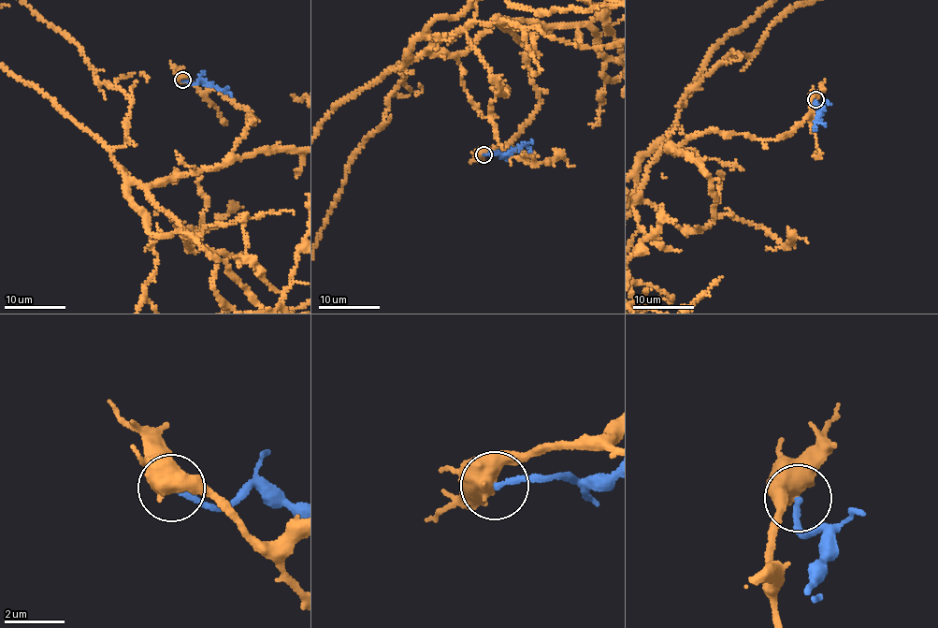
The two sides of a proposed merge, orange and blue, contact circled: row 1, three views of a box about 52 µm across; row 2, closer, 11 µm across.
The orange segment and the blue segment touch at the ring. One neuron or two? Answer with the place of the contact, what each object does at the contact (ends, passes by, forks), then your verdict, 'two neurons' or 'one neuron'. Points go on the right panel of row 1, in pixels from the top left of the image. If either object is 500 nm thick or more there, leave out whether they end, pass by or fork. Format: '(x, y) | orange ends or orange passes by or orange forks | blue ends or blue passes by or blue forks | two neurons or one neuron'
(815, 99) | two neurons

